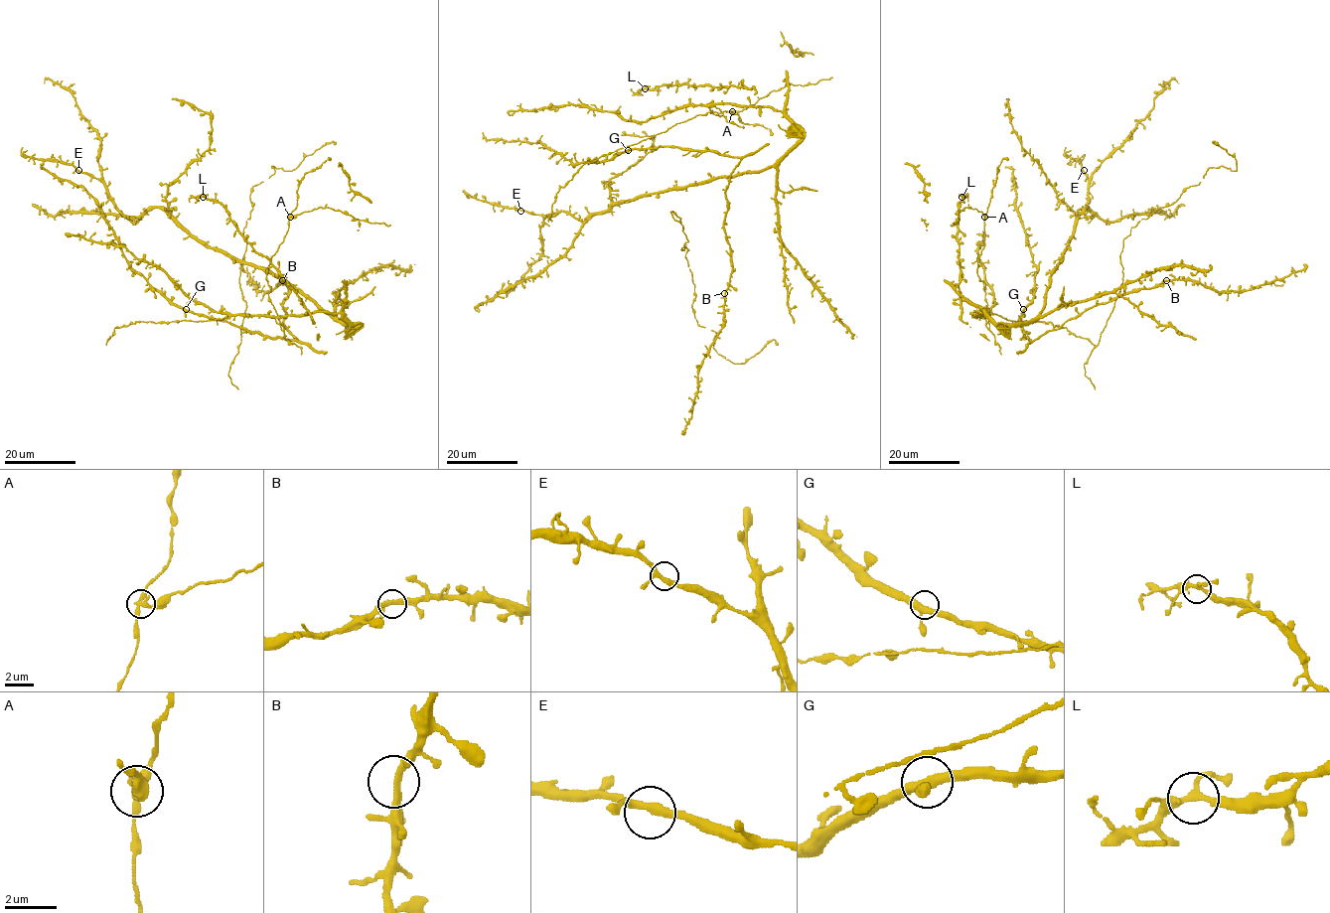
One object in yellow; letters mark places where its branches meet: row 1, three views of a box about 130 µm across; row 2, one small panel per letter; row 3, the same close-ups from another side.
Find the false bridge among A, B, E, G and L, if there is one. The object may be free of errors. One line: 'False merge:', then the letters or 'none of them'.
False merge: A

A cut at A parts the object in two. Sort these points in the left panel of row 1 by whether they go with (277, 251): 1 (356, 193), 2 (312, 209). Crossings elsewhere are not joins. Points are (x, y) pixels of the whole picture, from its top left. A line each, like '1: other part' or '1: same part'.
1: same part
2: other part

